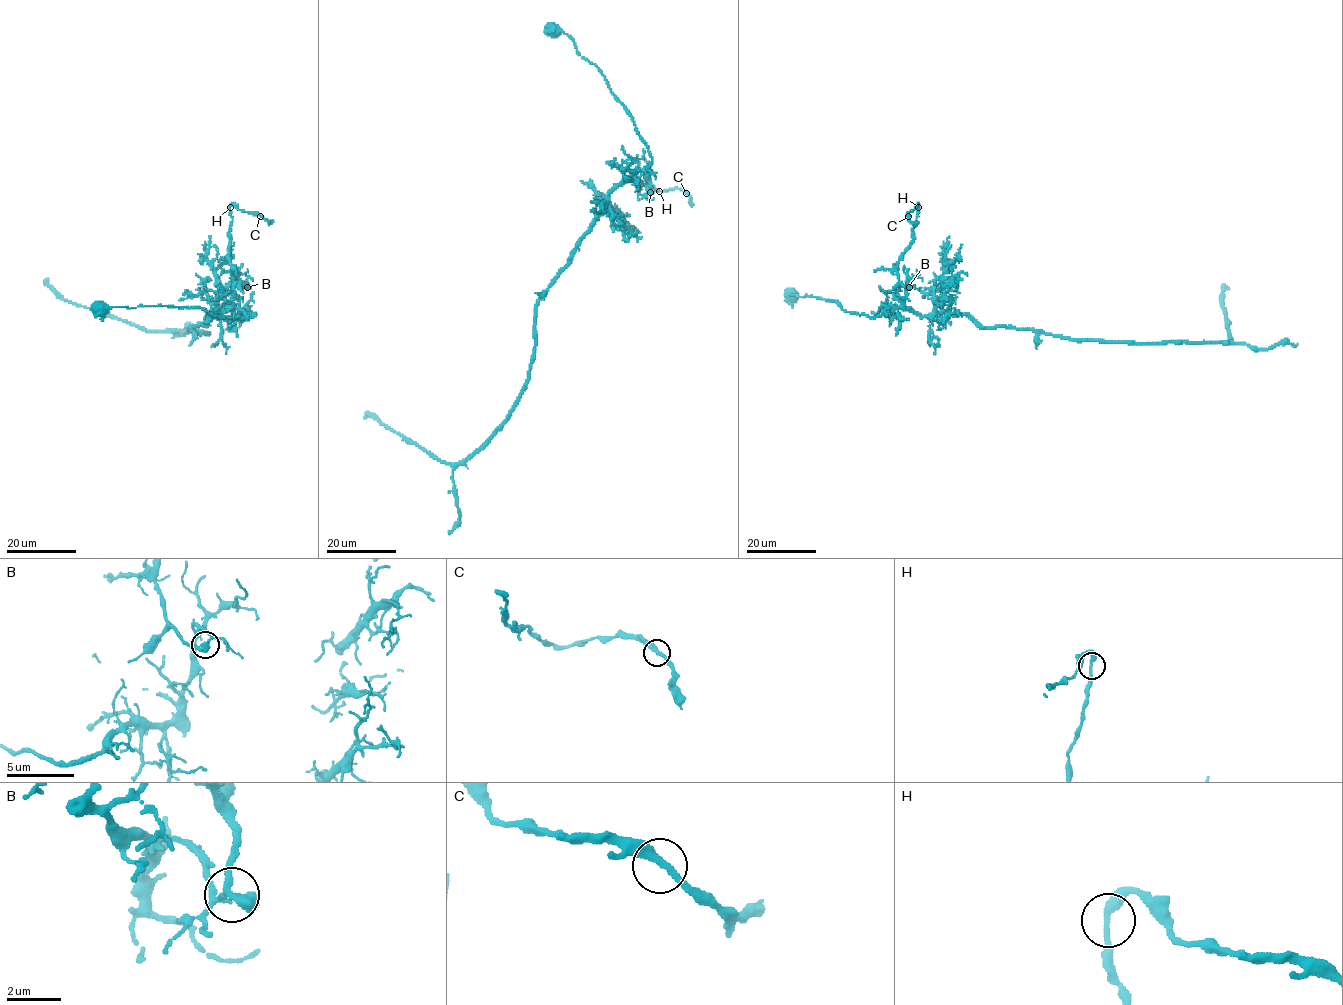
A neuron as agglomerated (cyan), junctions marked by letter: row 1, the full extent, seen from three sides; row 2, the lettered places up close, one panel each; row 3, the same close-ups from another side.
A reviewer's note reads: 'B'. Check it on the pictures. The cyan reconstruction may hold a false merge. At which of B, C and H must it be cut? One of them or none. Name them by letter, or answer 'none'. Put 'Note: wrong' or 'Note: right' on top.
Note: right
B

